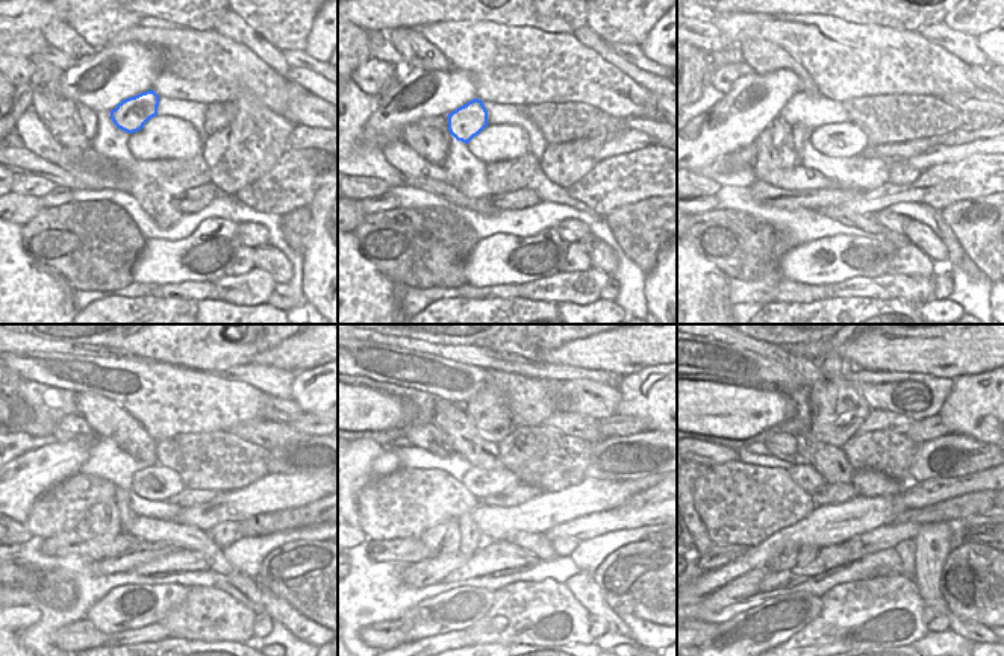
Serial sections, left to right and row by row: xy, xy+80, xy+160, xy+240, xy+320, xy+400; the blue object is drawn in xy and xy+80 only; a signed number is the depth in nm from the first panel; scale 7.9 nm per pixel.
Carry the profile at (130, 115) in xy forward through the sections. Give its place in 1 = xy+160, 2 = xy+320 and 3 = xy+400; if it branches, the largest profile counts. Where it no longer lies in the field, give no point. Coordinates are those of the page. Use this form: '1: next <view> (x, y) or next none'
1: next xy+160 (801, 135)
2: next xy+320 (471, 540)
3: next xy+400 (807, 553)

